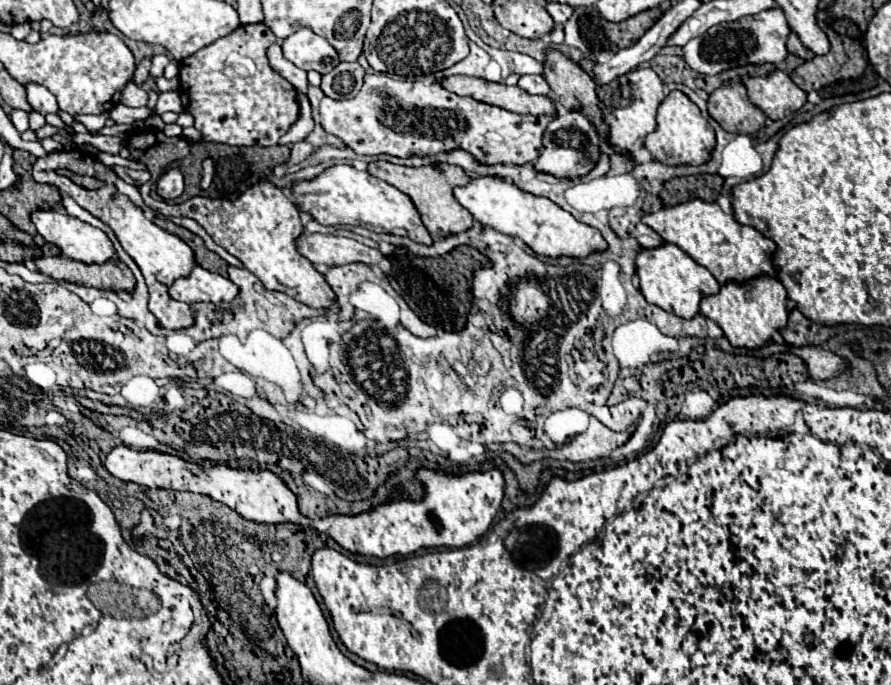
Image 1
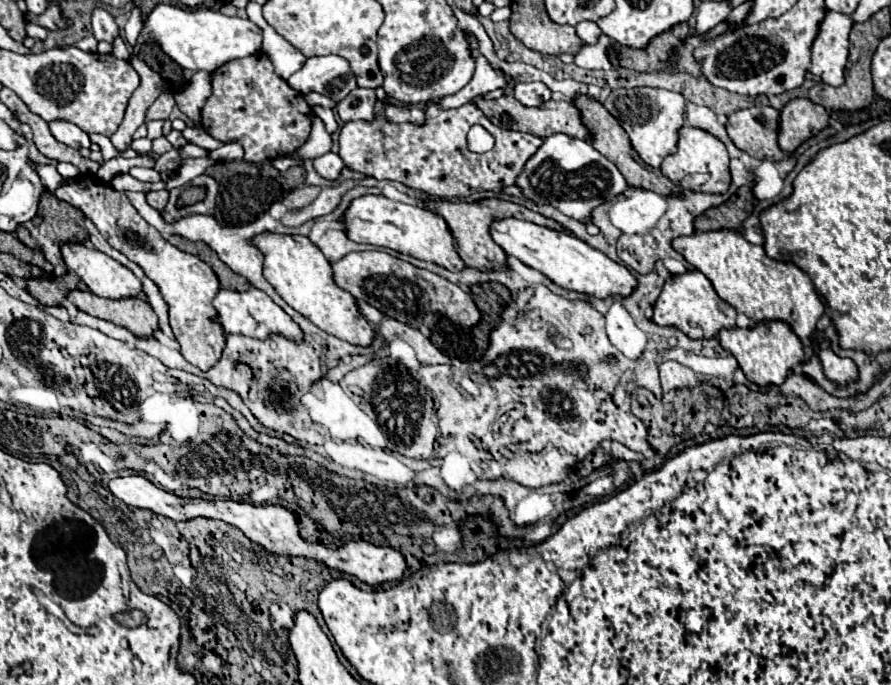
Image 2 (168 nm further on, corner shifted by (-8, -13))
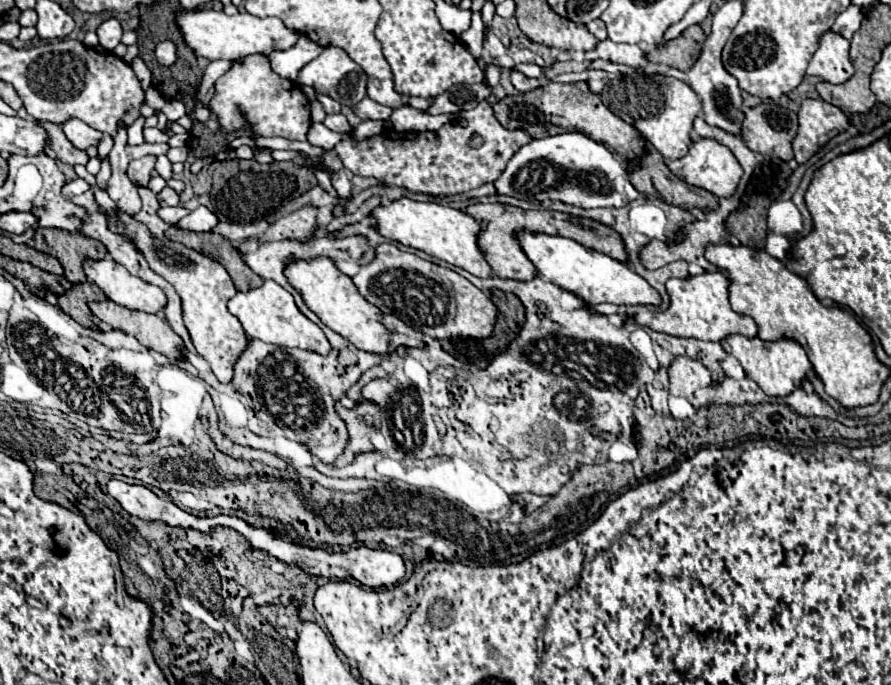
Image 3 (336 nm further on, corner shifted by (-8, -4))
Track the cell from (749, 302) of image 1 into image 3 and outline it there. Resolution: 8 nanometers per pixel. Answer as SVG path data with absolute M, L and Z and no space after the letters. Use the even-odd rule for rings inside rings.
M729 335L725 339L725 343L733 349L731 353L743 365L747 377L751 377L771 397L785 397L789 393L793 393L813 373L807 353L803 351L803 347L799 343L795 343L791 339L767 343L767 341L761 341L759 337L747 339L743 335Z

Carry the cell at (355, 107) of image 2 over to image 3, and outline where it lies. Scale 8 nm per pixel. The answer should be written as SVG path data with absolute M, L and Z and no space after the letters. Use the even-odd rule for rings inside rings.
M365 97L359 105L355 105L355 115L359 115L363 121L367 119L381 119L381 121L387 121L391 117L391 109L389 107L383 107L379 103L375 103L373 99Z

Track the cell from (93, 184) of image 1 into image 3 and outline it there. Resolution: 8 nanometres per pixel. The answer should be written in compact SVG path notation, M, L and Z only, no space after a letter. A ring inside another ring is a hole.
M37 229L35 231L35 245L39 251L57 257L65 269L65 277L69 283L85 283L87 277L83 273L85 259L105 259L107 249L103 243L87 239L85 235L77 233L71 235L59 229Z

